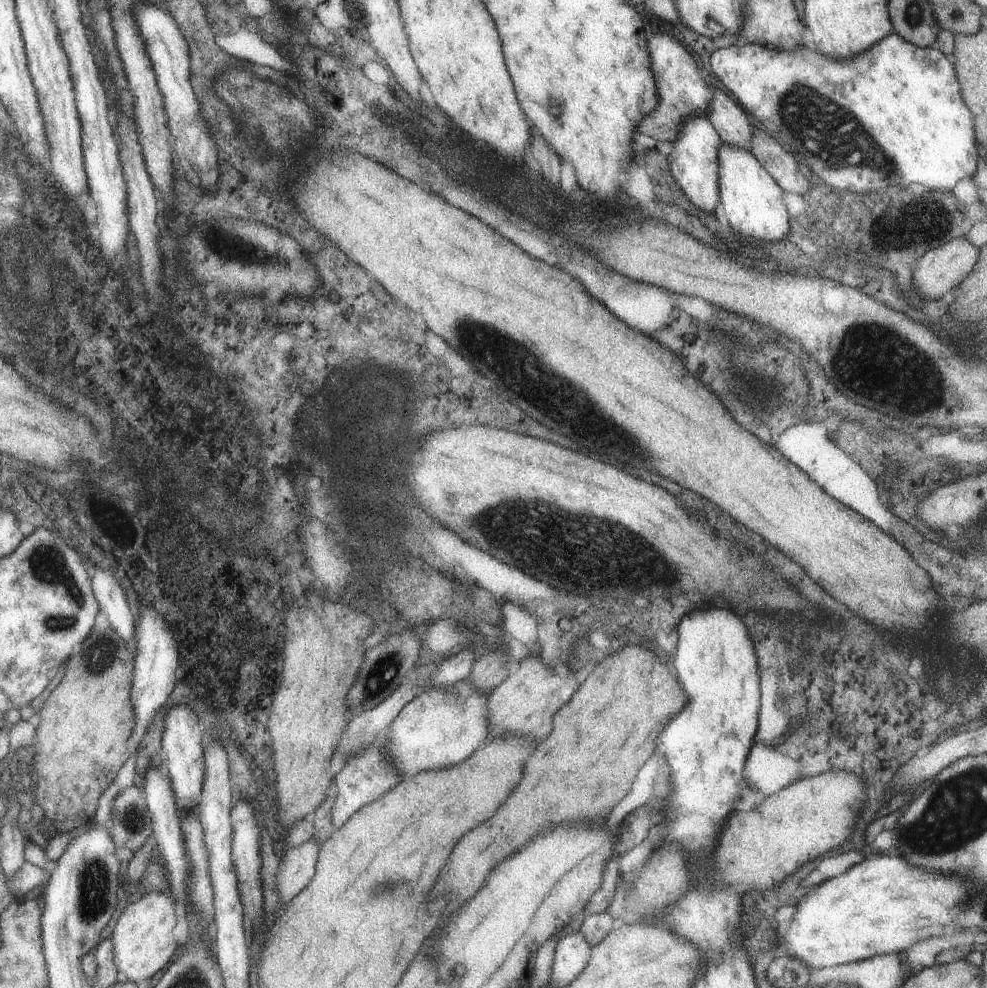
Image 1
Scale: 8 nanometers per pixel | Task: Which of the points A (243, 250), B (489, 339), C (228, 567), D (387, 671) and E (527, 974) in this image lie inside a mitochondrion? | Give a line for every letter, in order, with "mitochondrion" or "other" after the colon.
A: mitochondrion
B: mitochondrion
C: other
D: mitochondrion
E: other

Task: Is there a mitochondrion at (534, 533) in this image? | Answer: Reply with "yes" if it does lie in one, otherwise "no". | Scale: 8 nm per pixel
yes

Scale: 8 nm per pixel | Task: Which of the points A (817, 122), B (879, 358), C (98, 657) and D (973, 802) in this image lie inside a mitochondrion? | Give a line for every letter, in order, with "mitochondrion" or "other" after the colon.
A: mitochondrion
B: mitochondrion
C: mitochondrion
D: mitochondrion

